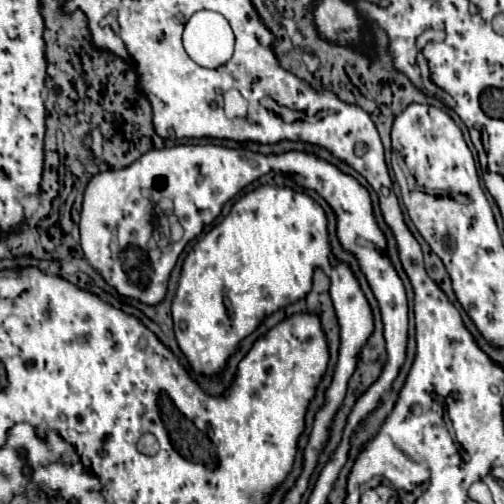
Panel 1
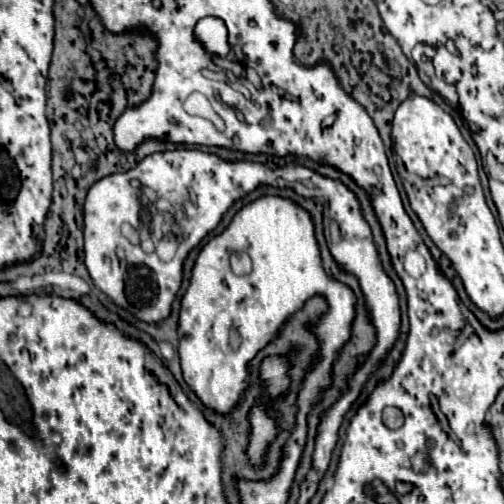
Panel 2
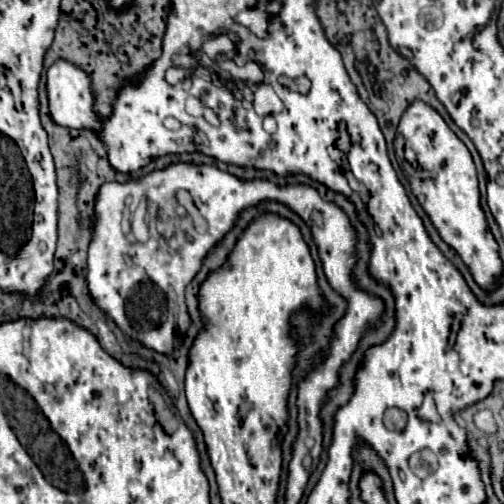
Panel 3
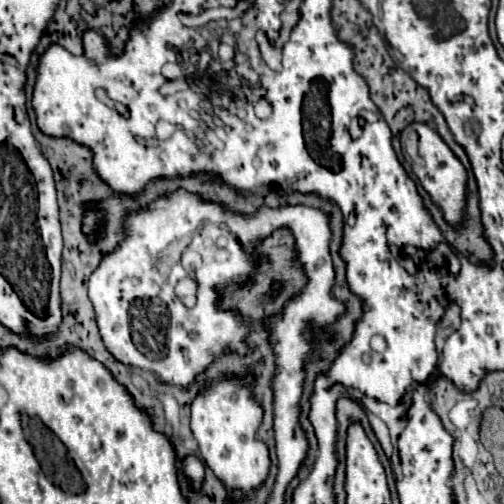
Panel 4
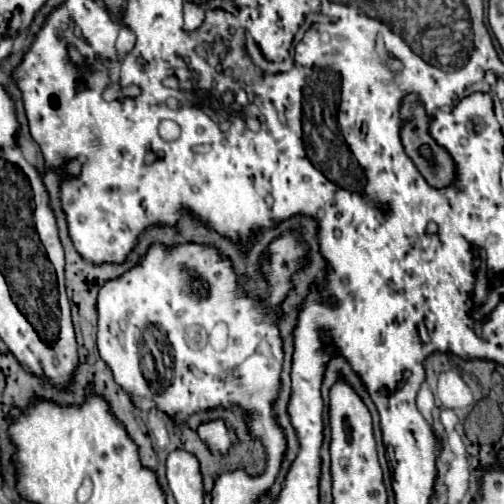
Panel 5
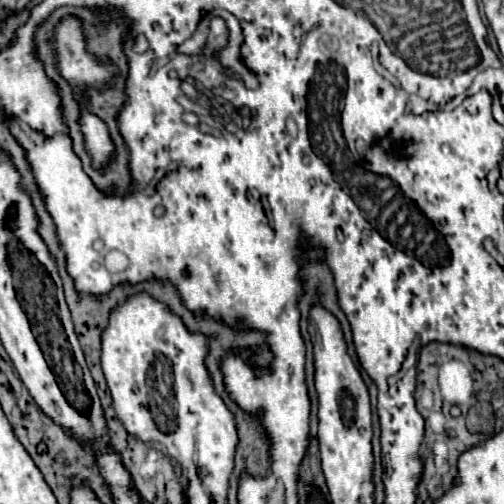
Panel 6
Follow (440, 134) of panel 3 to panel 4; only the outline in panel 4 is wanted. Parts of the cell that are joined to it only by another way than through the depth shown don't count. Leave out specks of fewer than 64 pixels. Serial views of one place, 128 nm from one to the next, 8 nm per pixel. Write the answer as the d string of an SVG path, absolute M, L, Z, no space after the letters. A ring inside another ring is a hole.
M412 124L412 128L418 134L418 152L424 160L424 166L414 164L414 172L420 178L426 192L432 196L432 200L442 208L444 218L450 224L462 222L462 208L466 200L466 170L460 164L460 160L452 154L452 150L442 142L442 138L436 134L434 128L428 128L428 124Z

